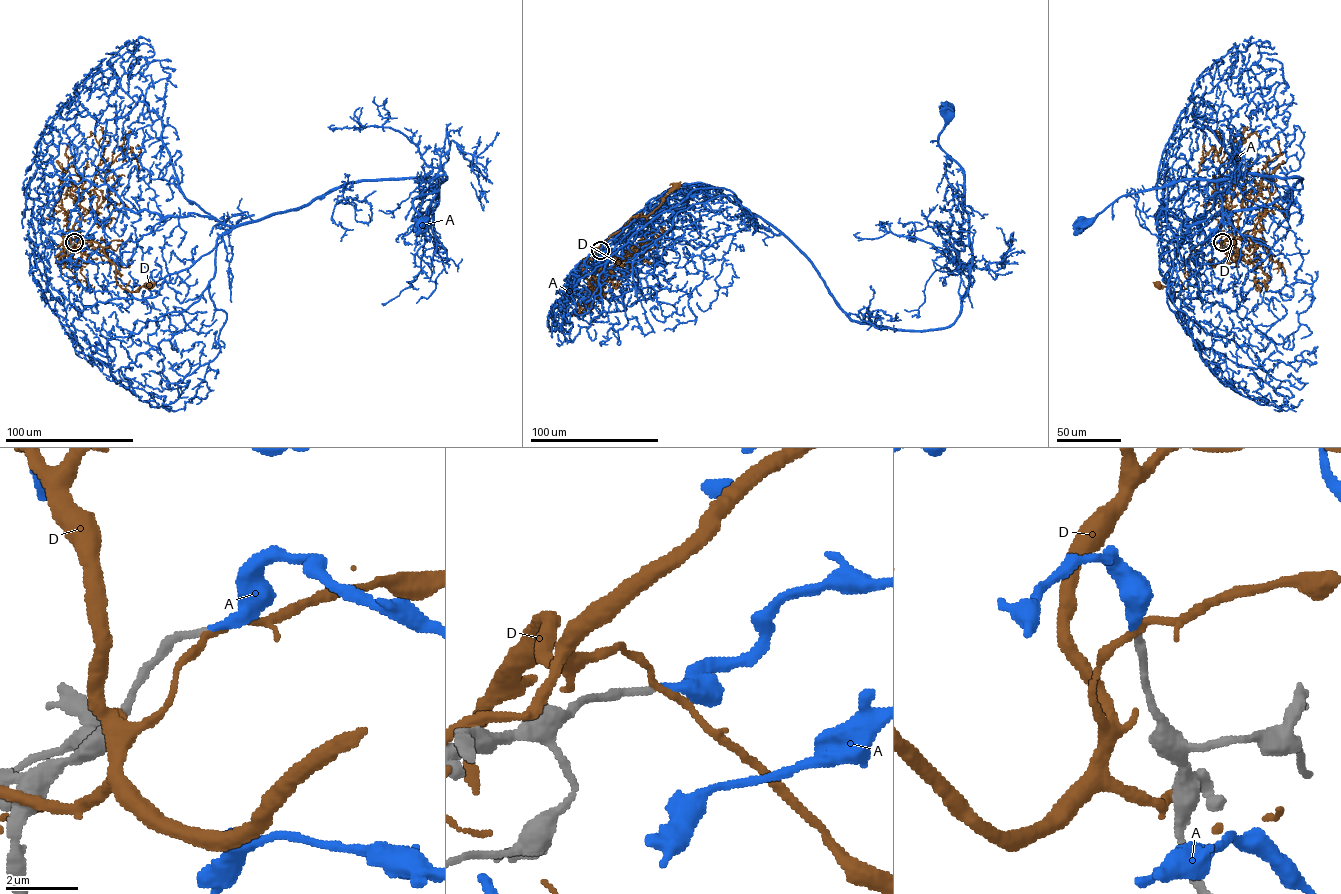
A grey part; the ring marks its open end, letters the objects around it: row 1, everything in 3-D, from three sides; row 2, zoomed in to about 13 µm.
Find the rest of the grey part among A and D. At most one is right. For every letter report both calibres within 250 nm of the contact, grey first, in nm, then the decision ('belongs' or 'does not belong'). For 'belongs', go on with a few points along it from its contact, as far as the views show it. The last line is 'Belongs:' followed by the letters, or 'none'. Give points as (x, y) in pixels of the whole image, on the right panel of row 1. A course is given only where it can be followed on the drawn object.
A: 200 nm thick on the grey side, 240 nm on the other; belongs; it runs (1222, 242), (1207, 263), (1184, 261), (1154, 217), (1191, 226), (1260, 208), (1302, 178), (1175, 180), (1079, 222)
D: 200 nm thick on the grey side, 190 nm on the other; does not belong
Belongs: A

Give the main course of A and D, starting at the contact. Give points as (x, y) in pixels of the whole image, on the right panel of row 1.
A: (1222, 242), (1207, 263), (1184, 261), (1154, 217), (1191, 226), (1260, 208), (1302, 178), (1175, 180), (1079, 222)
D: (1221, 242), (1217, 249), (1201, 241), (1192, 251), (1185, 265), (1187, 288), (1172, 291), (1158, 284)

